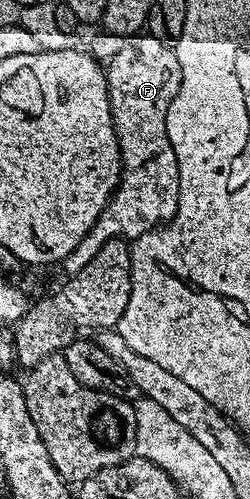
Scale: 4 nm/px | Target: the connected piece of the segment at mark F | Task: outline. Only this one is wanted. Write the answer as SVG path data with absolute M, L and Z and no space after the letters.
M133 35L119 44L120 50L106 61L106 76L122 172L94 227L62 262L62 269L68 275L86 267L107 241L138 238L150 227L171 222L176 214L180 194L178 159L166 131L168 108L180 86L175 48L151 35Z

